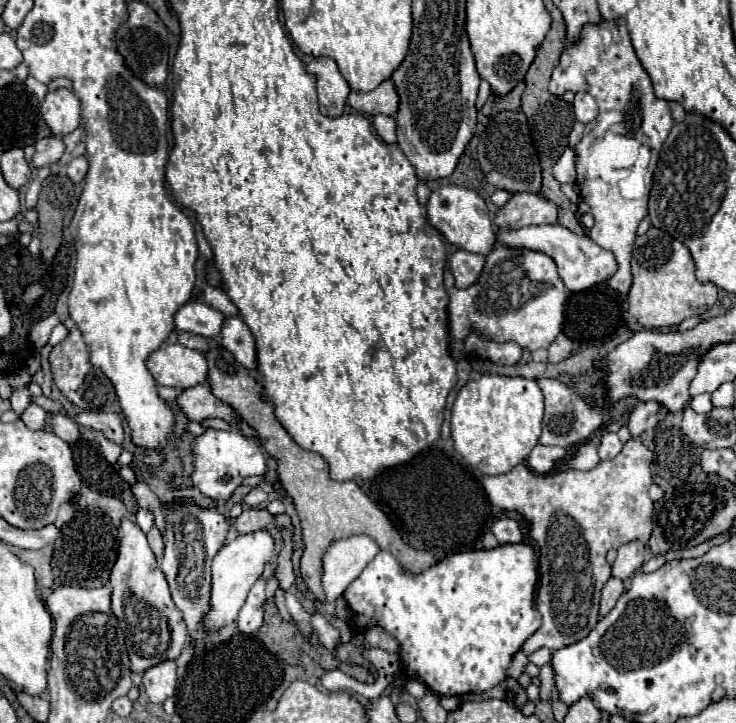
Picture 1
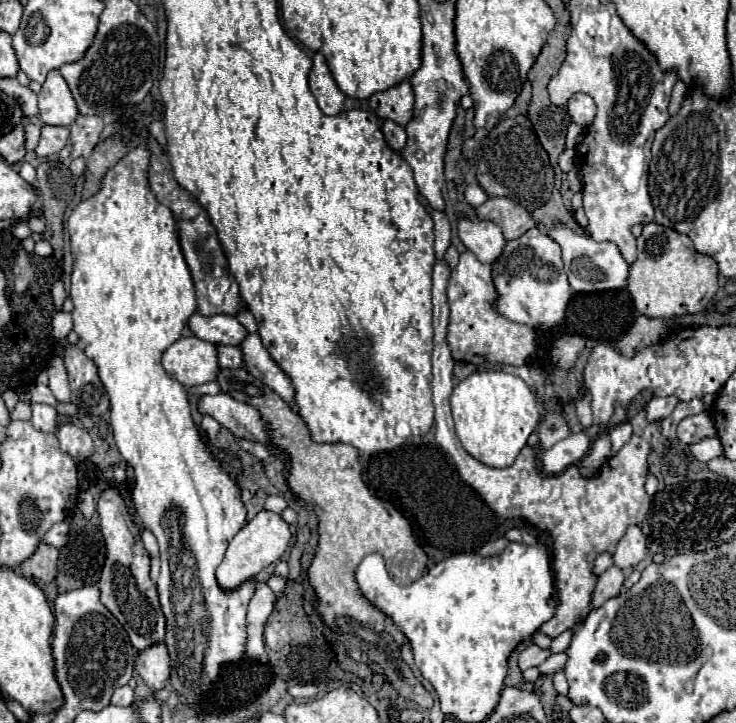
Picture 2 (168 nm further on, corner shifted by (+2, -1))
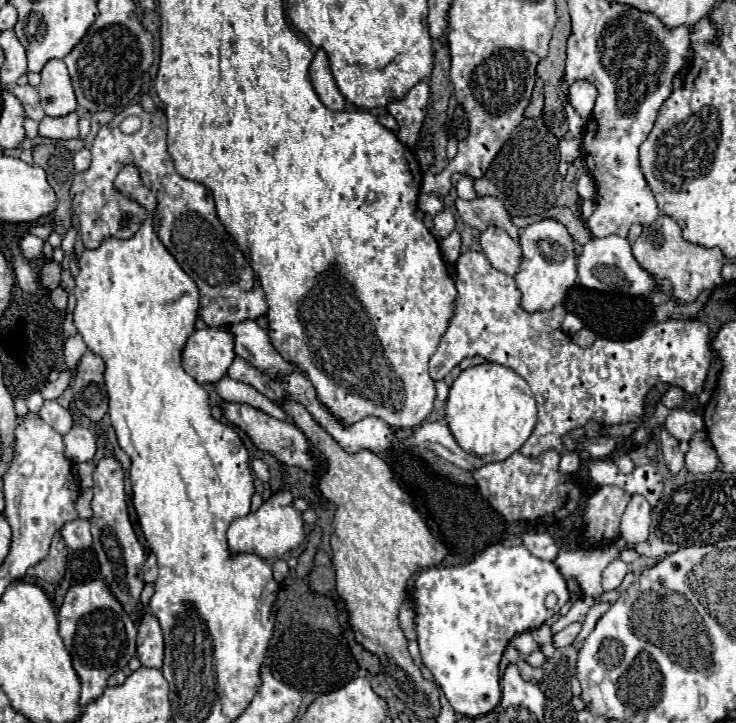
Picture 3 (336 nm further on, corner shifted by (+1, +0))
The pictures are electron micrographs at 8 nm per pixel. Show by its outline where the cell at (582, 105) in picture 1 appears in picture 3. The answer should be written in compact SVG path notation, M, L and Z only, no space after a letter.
M578 79L568 89L568 101L572 103L572 107L578 111L582 119L590 119L596 97L598 97L598 89L588 79Z

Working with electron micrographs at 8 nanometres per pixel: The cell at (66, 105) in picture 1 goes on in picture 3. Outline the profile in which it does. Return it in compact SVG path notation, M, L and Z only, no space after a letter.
M50 59L42 73L42 81L38 85L40 91L40 103L46 115L60 117L76 111L76 97L72 89L72 81L68 75L68 69L62 59Z

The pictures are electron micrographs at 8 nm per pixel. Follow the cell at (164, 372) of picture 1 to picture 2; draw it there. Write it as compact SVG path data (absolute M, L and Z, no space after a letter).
M183 336L165 350L161 364L165 372L183 386L211 382L217 372L215 344L195 336Z

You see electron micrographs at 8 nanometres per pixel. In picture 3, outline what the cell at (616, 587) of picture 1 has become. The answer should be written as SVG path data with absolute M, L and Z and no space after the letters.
M614 559L612 563L608 563L608 567L602 571L602 589L610 591L614 587L618 587L624 579L624 575L628 573L628 565L622 559Z

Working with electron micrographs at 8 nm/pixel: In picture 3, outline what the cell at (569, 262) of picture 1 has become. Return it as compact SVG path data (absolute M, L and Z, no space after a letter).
M608 235L602 239L592 239L584 245L582 255L578 257L578 277L580 283L588 289L596 291L618 291L624 295L654 295L654 293L672 293L672 285L668 279L654 279L652 273L648 273L632 255L630 251L630 241L620 235Z

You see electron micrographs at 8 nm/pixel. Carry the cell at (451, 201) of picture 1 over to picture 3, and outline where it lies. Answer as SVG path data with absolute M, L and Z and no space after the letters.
M488 227L480 235L480 245L494 269L512 277L520 271L520 265L522 265L520 243L514 241L504 229Z

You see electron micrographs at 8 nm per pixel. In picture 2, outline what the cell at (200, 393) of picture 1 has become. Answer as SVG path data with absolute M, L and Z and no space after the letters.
M219 392L215 396L201 396L197 402L197 410L203 416L215 418L221 426L231 430L235 436L253 442L269 442L259 412L249 404L231 398L229 394Z

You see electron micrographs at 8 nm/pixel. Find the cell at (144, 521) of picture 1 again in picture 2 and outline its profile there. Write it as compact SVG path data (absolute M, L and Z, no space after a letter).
M143 528L143 530L141 530L141 538L143 538L143 544L145 544L149 556L157 556L157 554L159 554L159 548L157 548L157 540L155 540L155 536L151 534L151 530Z

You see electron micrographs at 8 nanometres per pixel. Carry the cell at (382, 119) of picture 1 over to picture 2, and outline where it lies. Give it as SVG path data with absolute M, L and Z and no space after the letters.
M385 120L381 130L383 130L383 134L385 134L387 144L391 144L391 148L395 148L395 150L399 152L399 150L405 146L407 134L405 134L405 128L403 128L403 126L399 126L399 124L391 122L391 120Z

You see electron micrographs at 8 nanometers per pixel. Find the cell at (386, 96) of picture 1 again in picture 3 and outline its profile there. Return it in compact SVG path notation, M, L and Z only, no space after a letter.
M420 81L406 93L406 97L402 101L388 105L388 113L398 121L400 131L402 131L402 135L398 135L398 139L404 145L408 145L410 149L414 149L418 143L418 133L420 133L420 127L422 127L426 111L428 111L430 95L432 95L432 91L430 91L428 81Z

